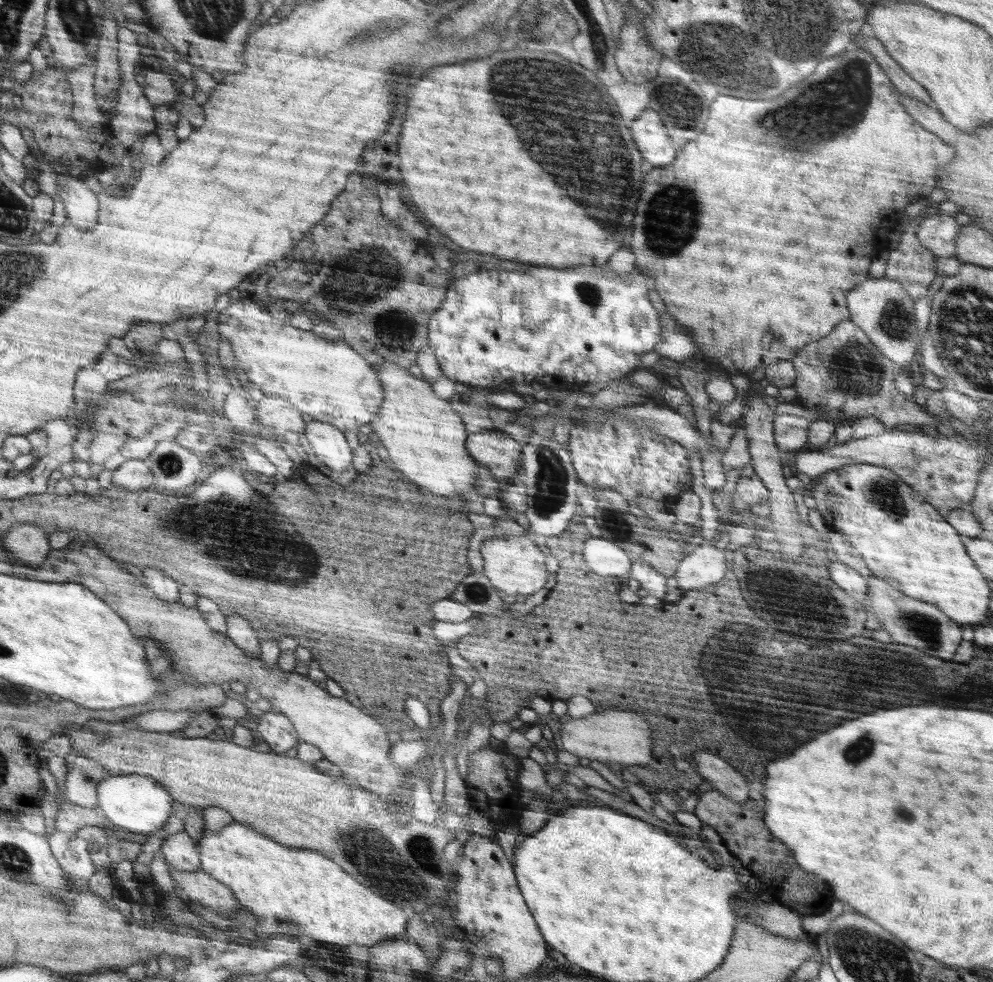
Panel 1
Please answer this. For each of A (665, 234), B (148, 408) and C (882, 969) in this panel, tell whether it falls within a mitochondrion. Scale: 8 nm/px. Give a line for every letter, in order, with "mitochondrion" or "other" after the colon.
A: mitochondrion
B: other
C: mitochondrion

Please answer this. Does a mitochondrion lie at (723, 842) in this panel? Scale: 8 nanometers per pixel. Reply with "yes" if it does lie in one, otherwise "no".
no

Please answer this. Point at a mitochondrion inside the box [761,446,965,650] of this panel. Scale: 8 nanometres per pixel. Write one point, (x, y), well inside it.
(885, 494)

